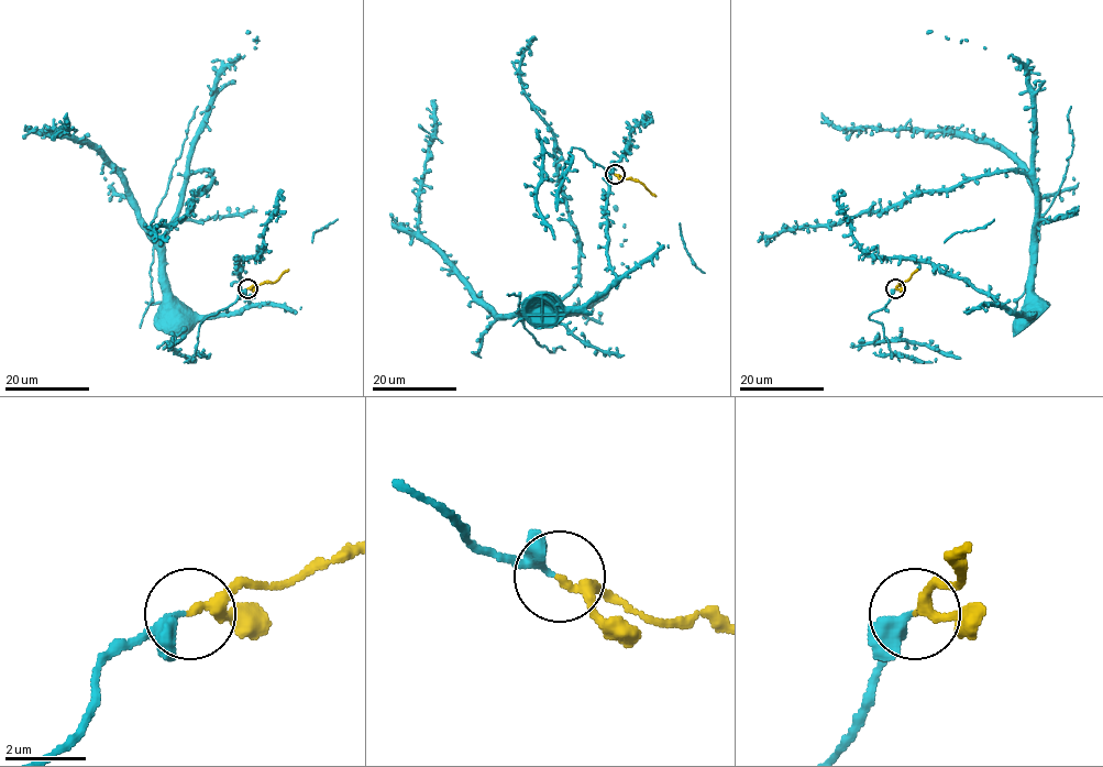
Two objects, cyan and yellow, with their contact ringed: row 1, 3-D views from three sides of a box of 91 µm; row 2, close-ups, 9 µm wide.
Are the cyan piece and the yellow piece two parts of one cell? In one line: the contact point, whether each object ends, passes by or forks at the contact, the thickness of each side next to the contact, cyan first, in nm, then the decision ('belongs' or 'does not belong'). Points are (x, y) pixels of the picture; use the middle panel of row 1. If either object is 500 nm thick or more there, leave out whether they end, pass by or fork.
(615, 174) | cyan passes by | yellow passes by | 240/200 nm | belongs

